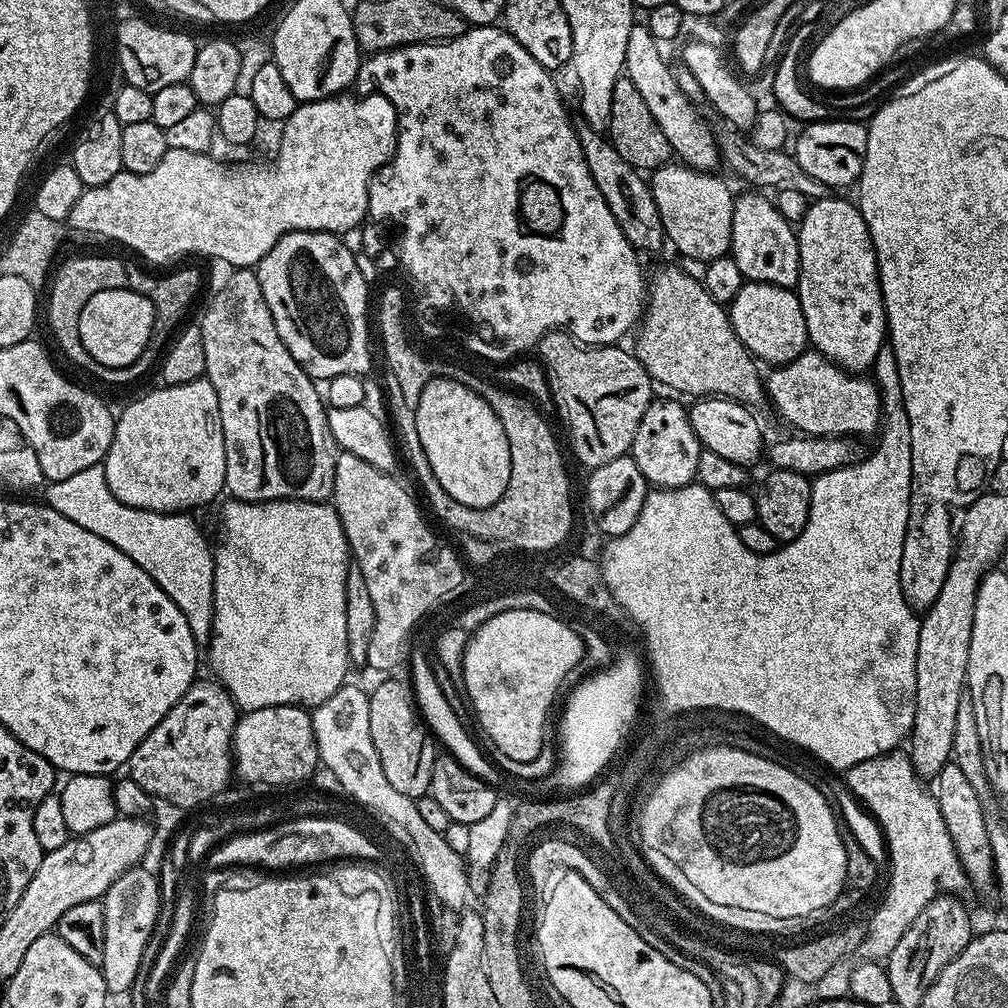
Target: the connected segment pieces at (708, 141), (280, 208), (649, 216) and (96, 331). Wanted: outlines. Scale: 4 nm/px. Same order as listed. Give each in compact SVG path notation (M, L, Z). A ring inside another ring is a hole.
M635 23L630 30L629 41L626 42L625 77L649 107L650 114L670 142L675 157L697 171L713 171L720 164L721 154L712 127L700 116L697 105L679 90L675 71L668 66L661 48L661 43L650 34L645 23Z
M341 94L339 96L327 96L324 100L306 100L297 103L294 114L283 121L284 133L280 136L280 149L276 152L276 161L272 168L268 164L219 164L207 152L194 153L191 150L169 148L167 154L150 170L150 174L134 174L121 171L110 182L93 188L85 187L84 192L74 202L74 210L70 210L67 218L69 225L73 224L80 232L89 232L92 236L105 236L108 240L117 240L128 248L133 248L140 256L160 264L163 260L172 260L175 256L184 256L187 252L197 252L200 256L208 256L212 260L221 259L232 264L233 269L255 269L263 256L280 241L285 232L331 232L333 234L344 233L351 228L359 228L365 223L368 216L368 183L372 177L391 160L396 152L396 111L394 106L379 94L362 96L359 94Z
M583 118L577 119L575 126L586 166L590 166L590 178L594 178L598 190L602 190L602 198L606 198L606 206L610 206L610 214L614 214L622 234L626 234L632 247L641 253L656 252L660 247L665 247L664 227L658 214L658 206L654 202L651 183L645 177L643 180L640 177L643 175L634 166L630 166L630 162L622 158L618 150L614 150L607 135L590 127Z
M132 288L104 289L89 296L88 304L80 308L80 342L90 356L110 370L122 370L130 366L142 354L145 344L152 337L156 317L152 314L152 303Z

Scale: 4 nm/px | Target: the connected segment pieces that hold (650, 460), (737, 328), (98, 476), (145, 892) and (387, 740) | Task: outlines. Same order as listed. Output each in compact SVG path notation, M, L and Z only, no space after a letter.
M653 399L646 414L642 414L642 422L638 422L638 434L634 434L630 455L649 485L656 488L681 488L696 480L702 445L690 426L688 408L676 400Z
M746 282L732 299L727 313L734 334L740 339L742 346L746 346L746 350L757 361L765 360L768 366L788 364L809 347L802 302L791 288Z
M100 464L90 466L86 470L78 470L70 478L53 480L47 485L48 496L46 503L58 510L62 518L70 518L77 526L82 526L82 530L90 530L90 534L98 534L98 538L106 538L110 546L118 546L130 562L142 566L150 578L164 591L182 610L182 618L186 618L190 626L190 634L194 634L197 645L204 646L208 643L208 637L212 635L212 619L214 618L214 576L213 576L213 549L208 548L208 540L204 537L204 532L191 520L188 514L169 514L166 512L151 512L142 510L134 506L126 506L126 502L118 502L114 494L110 494L110 486L106 486L106 474Z
M144 866L123 872L102 897L106 918L106 950L98 965L109 993L127 993L138 974L146 942L157 931L160 920L160 881L155 871L147 872Z
M392 678L381 679L384 681L368 692L370 738L374 738L374 750L378 750L382 774L386 774L395 795L408 795L417 801L421 796L429 795L432 787L438 744L416 706L416 695L412 693L411 683L407 679L388 679Z

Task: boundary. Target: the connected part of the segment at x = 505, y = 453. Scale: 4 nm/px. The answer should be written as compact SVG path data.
M445 381L428 383L420 399L420 441L428 448L430 467L450 498L467 508L489 508L502 498L510 482L510 442L498 414L476 392L469 394L464 387Z

